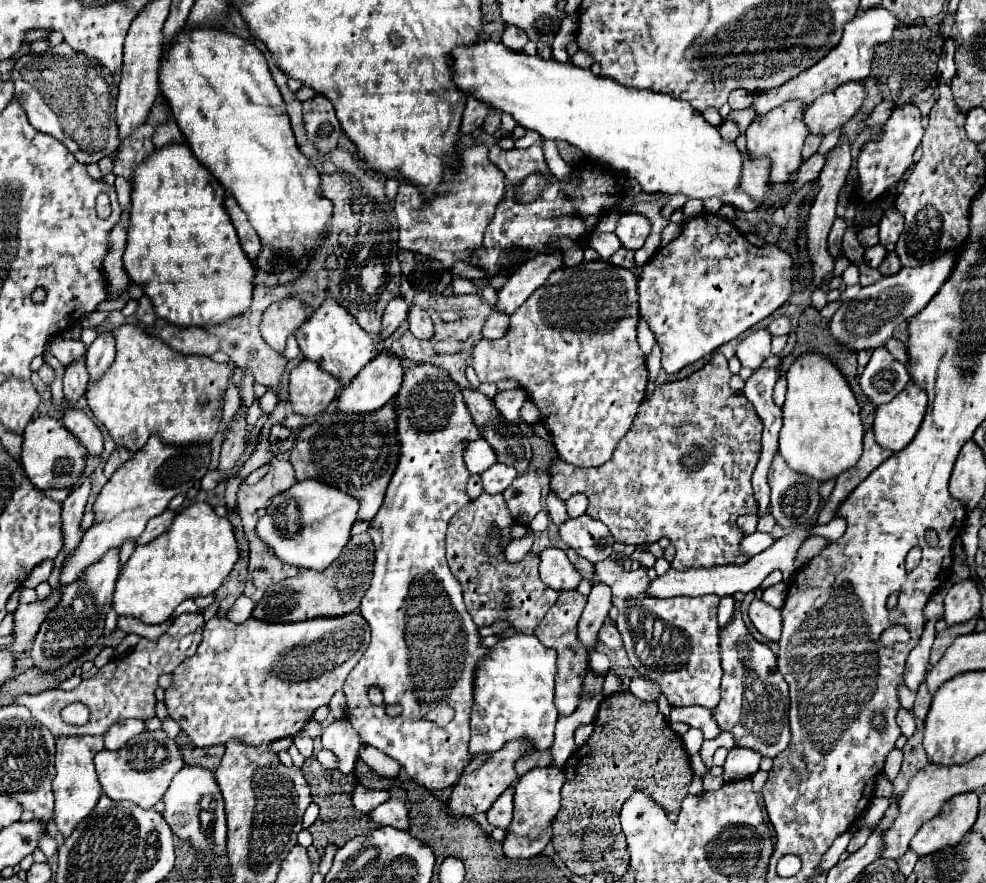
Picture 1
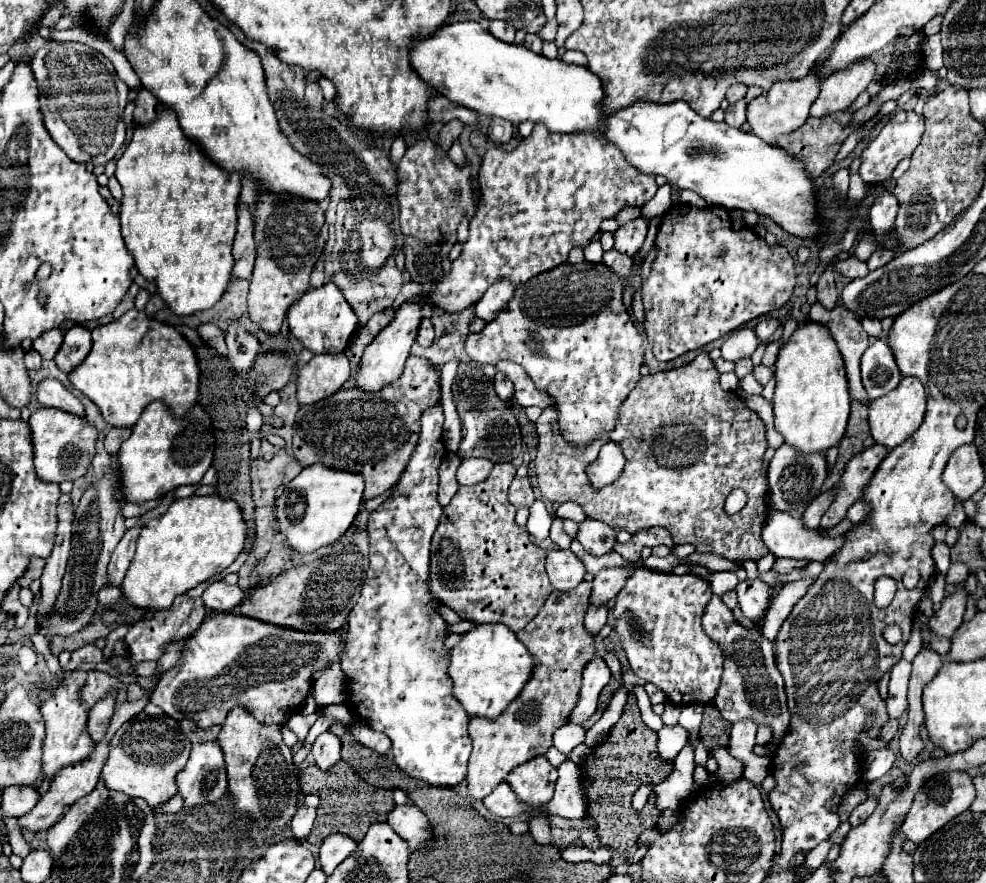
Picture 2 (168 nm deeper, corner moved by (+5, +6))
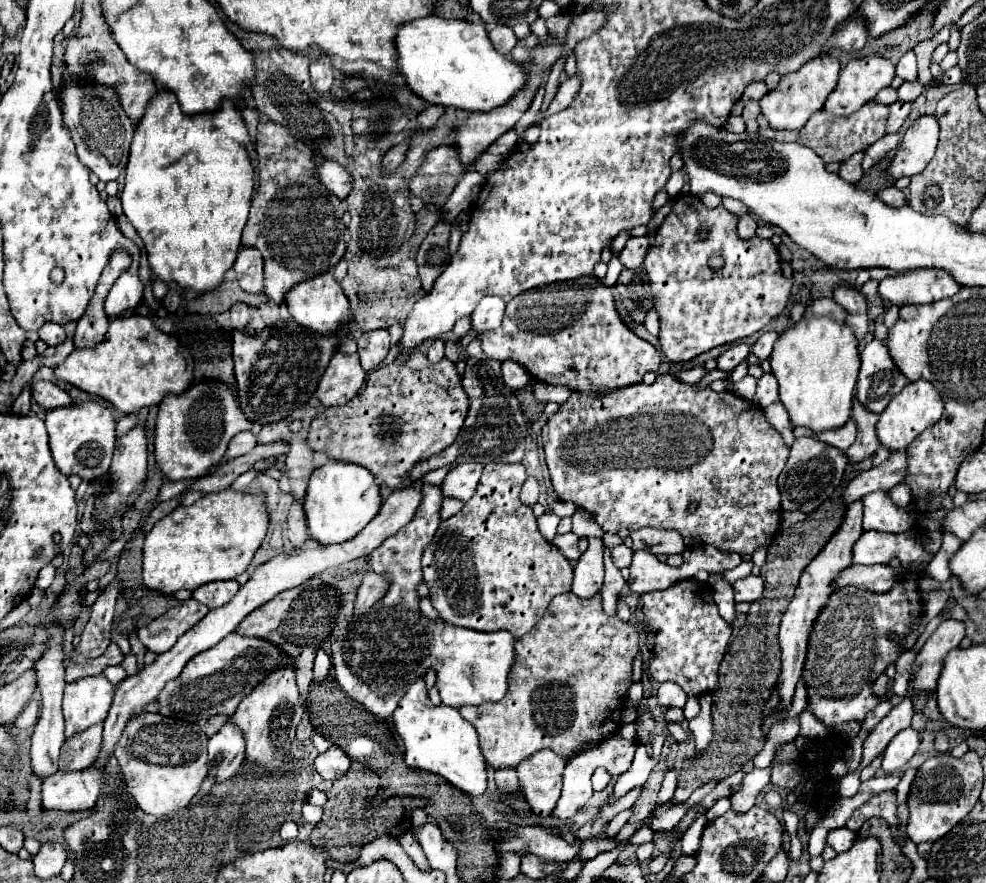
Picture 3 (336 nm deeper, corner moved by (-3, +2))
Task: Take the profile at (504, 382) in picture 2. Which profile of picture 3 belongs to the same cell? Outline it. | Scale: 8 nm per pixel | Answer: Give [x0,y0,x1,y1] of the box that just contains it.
[502,360,530,390]

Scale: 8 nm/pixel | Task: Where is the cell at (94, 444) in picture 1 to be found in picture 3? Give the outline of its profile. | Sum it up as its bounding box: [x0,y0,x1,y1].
[30,380,72,410]

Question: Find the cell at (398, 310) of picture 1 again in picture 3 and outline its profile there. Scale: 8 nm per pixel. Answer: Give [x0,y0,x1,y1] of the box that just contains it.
[358,330,392,372]

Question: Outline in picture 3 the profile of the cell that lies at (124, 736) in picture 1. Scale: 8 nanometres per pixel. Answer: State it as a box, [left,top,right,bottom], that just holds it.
[60,724,102,770]

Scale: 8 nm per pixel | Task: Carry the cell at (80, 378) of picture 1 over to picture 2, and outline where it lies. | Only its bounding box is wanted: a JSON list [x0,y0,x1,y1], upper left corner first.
[54,324,90,374]

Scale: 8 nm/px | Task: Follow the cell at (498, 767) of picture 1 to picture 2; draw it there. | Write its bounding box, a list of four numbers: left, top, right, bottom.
[468,582,596,800]

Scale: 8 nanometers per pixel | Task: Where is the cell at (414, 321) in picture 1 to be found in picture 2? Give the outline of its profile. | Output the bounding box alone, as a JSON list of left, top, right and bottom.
[416,318,434,346]

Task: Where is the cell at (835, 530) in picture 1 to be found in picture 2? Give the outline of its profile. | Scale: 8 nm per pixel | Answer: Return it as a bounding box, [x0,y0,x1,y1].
[846,502,868,524]

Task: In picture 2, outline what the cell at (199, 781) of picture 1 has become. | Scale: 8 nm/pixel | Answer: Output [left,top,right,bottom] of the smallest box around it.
[176,744,226,808]

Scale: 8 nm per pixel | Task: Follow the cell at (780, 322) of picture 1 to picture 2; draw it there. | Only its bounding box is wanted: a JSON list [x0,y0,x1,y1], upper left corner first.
[756,318,780,340]

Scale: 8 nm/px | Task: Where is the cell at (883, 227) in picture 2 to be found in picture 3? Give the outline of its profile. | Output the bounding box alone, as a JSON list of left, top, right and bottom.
[880,186,906,208]

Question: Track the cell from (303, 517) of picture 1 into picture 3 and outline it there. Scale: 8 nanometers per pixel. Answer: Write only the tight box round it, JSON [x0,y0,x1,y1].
[304,460,382,544]

